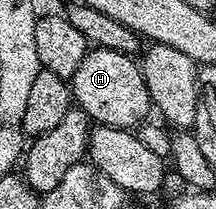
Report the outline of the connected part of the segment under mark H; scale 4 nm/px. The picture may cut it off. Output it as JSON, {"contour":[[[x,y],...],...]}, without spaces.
{"contour":[[[89,48],[82,63],[78,63],[78,71],[74,71],[70,79],[70,88],[73,102],[96,125],[135,130],[147,118],[144,116],[154,109],[143,68],[135,56],[122,51]]]}

